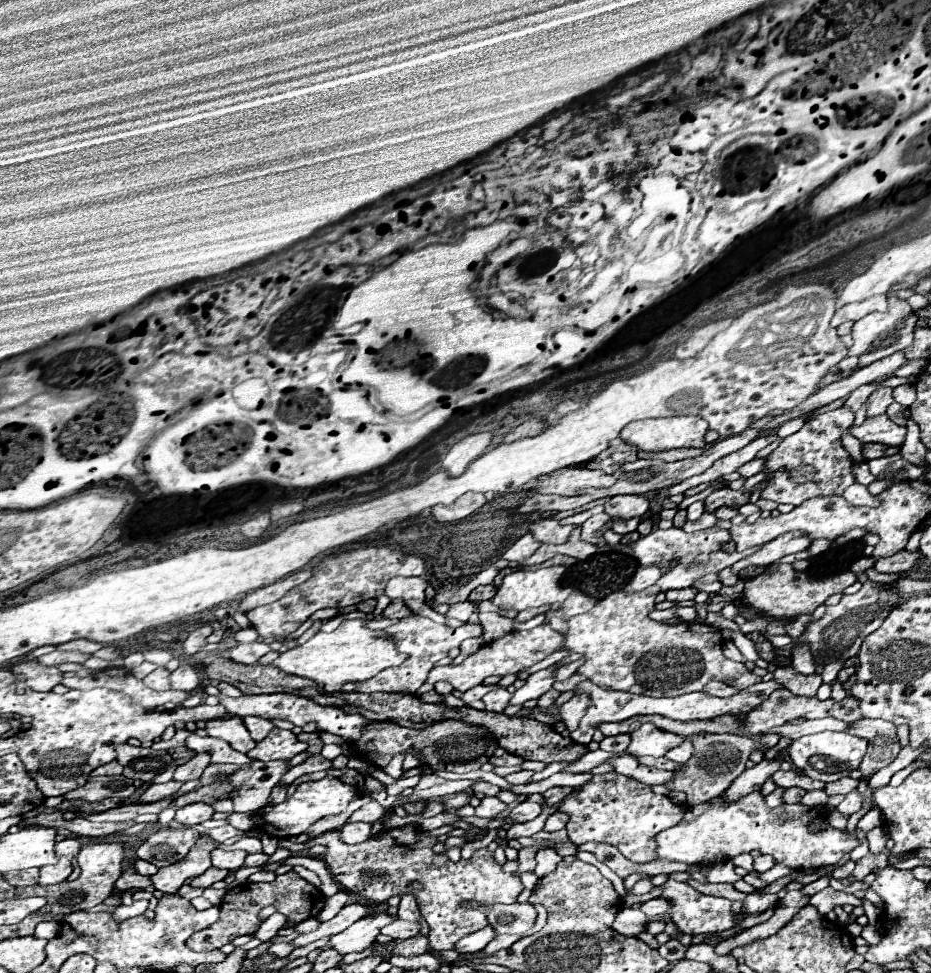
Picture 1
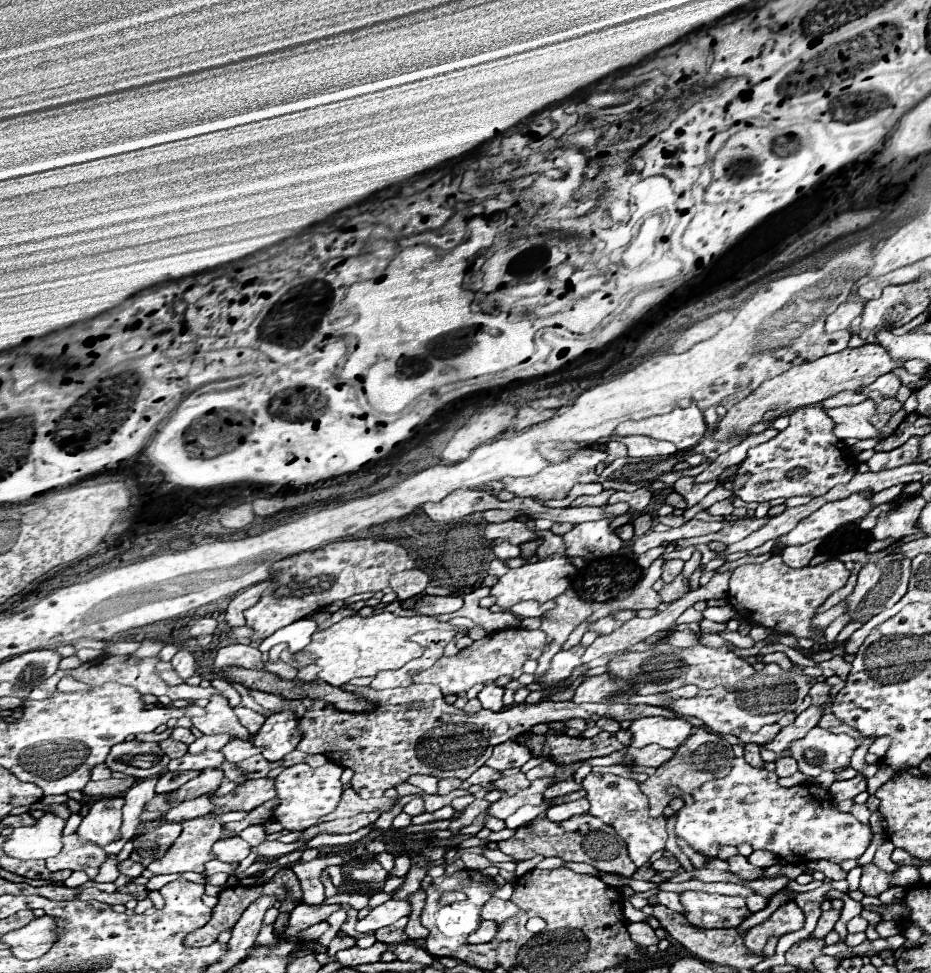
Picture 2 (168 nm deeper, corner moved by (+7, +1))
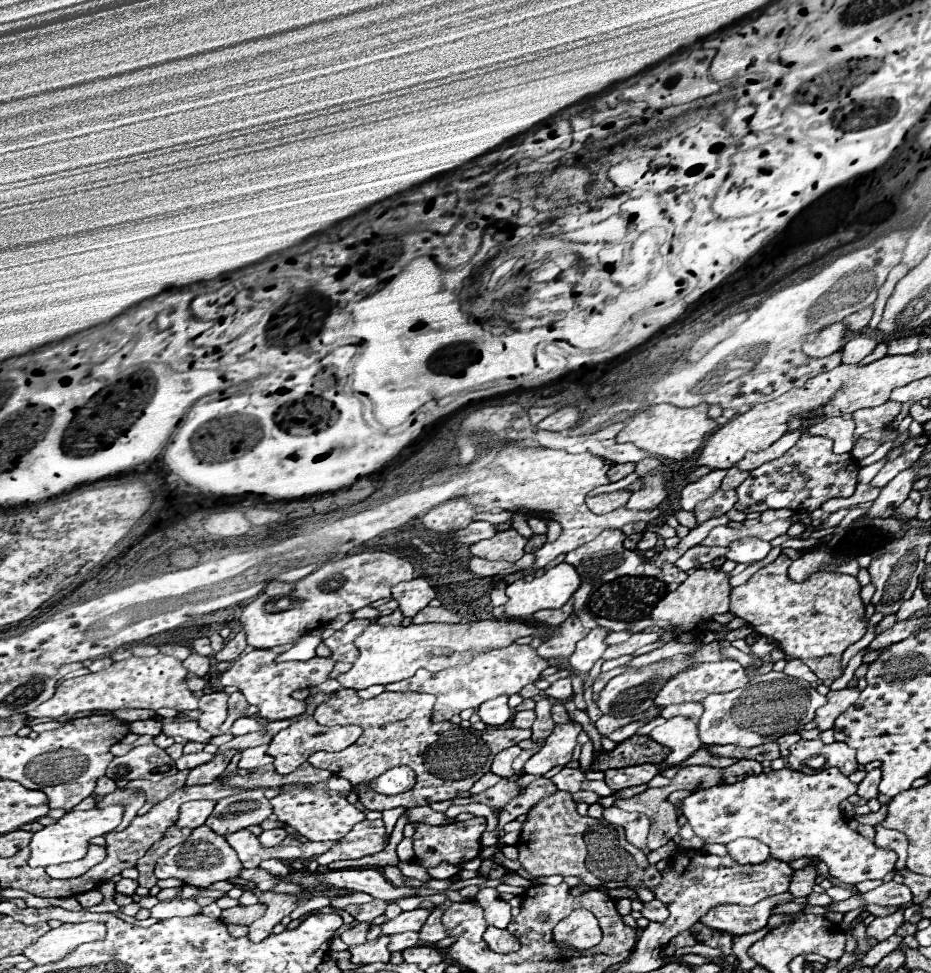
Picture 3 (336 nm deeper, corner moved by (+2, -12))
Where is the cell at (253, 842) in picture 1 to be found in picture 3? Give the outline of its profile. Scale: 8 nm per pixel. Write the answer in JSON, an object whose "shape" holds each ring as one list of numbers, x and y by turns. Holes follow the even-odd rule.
{"shape":[[277,828,277,830,265,830,259,836,259,840,261,840,263,846,277,846,285,836,287,836,287,832,283,828]]}

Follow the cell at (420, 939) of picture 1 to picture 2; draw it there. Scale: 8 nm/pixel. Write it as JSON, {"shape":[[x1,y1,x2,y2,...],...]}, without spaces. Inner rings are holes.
{"shape":[[414,919,414,921,408,921,408,925,406,925,406,935,408,935,410,941,422,943,422,941,428,937,428,929,422,927,418,919]]}

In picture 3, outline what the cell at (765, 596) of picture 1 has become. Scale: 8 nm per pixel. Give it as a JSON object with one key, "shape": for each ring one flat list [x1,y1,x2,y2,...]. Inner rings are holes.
{"shape":[[781,554,773,564,755,572,745,584,731,590,731,614,743,618,753,626,755,632,767,636,777,642,777,646,791,658,803,660,821,680,837,680,843,674,841,656,853,642,861,640,867,630,865,618,865,604,859,596,861,586,855,576,847,574,833,574,833,572,813,572,803,582,795,582,789,578,787,570,791,560]]}

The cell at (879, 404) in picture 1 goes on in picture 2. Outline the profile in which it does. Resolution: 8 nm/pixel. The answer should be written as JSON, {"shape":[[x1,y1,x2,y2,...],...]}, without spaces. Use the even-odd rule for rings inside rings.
{"shape":[[886,373,882,377,878,377,872,385,868,385,868,391,880,391,882,397,894,397,896,391,900,389,900,379,892,373]]}

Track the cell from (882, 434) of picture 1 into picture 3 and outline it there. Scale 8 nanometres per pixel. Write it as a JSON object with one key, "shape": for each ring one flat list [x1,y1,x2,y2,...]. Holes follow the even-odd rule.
{"shape":[[839,416,839,418,823,418,817,424,811,424,807,428,807,434,833,440,835,454,845,454,851,452,853,448,853,430,855,430,853,418]]}

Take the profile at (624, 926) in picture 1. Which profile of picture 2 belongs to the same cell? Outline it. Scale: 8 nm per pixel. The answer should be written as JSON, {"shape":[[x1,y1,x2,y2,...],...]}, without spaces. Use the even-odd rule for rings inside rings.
{"shape":[[644,921,642,923,628,923,628,935,640,947,650,947,650,945,657,945,659,942,654,929],[632,929,634,929,634,933,632,933]]}

